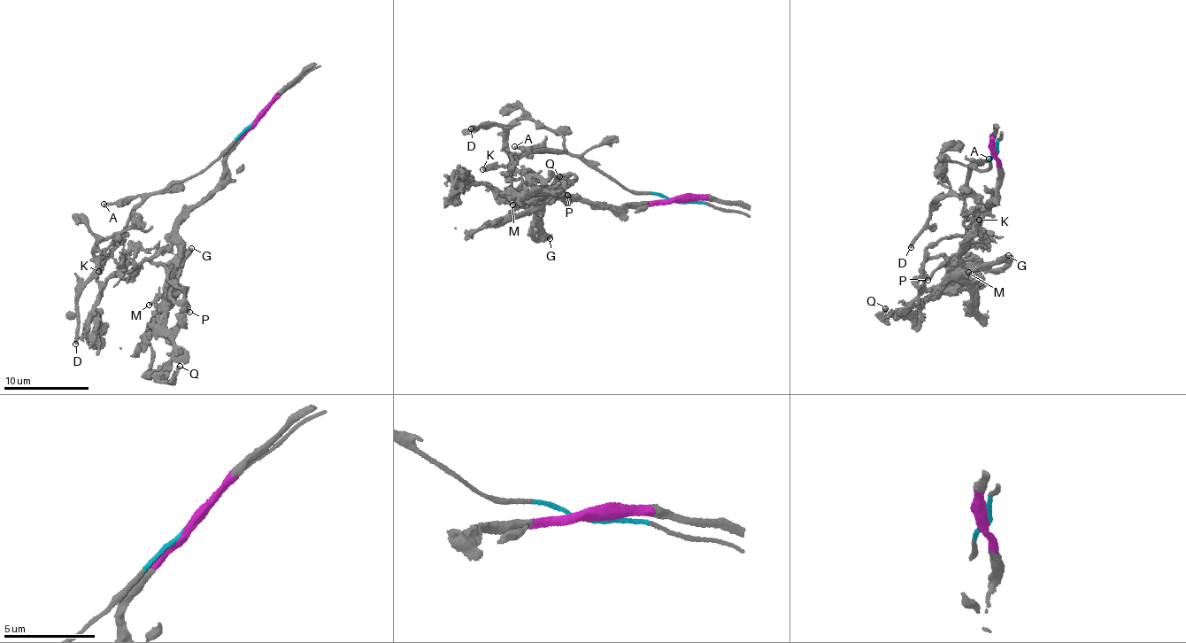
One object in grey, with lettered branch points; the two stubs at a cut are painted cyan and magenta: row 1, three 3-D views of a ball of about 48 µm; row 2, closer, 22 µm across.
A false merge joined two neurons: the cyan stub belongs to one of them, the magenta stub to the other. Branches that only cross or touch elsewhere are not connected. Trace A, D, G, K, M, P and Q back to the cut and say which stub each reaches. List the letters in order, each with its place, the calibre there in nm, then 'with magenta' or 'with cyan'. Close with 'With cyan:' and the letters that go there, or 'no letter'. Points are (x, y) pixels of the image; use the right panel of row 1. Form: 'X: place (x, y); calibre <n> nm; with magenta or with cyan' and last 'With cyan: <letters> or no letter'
A: place (989, 158); calibre 200 nm; with cyan
D: place (911, 247); calibre 240 nm; with cyan
G: place (1008, 255); calibre 550 nm; with magenta
K: place (979, 220); calibre 360 nm; with cyan
M: place (968, 272); calibre 240 nm; with magenta
P: place (928, 280); calibre 180 nm; with magenta
Q: place (885, 308); calibre 260 nm; with magenta
With cyan: A, D, K

